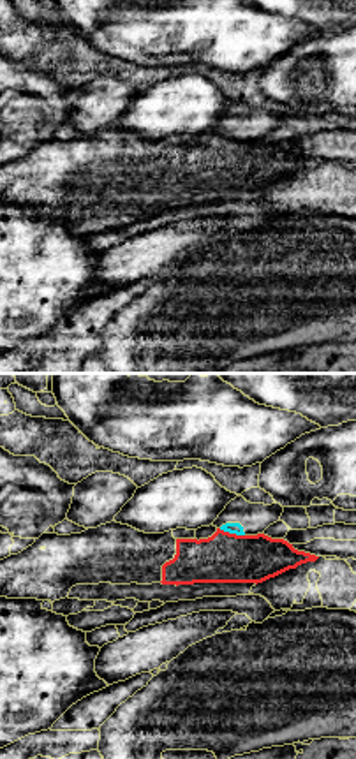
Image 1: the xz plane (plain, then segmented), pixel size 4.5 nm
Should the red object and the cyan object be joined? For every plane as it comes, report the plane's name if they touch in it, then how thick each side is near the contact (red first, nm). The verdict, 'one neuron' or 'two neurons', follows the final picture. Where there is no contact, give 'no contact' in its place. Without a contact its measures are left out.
xz | 220/50 nm

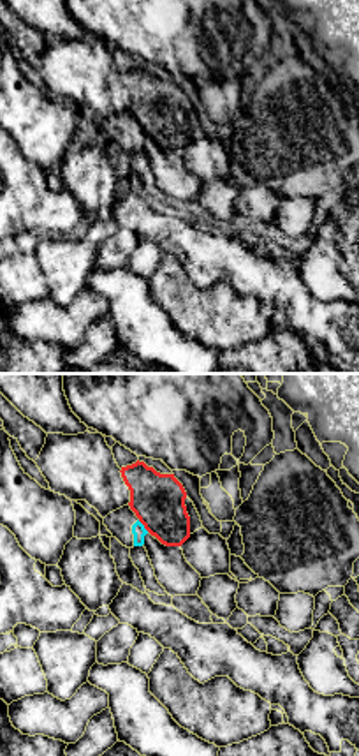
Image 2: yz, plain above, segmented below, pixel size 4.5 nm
yz | 240/60 nm

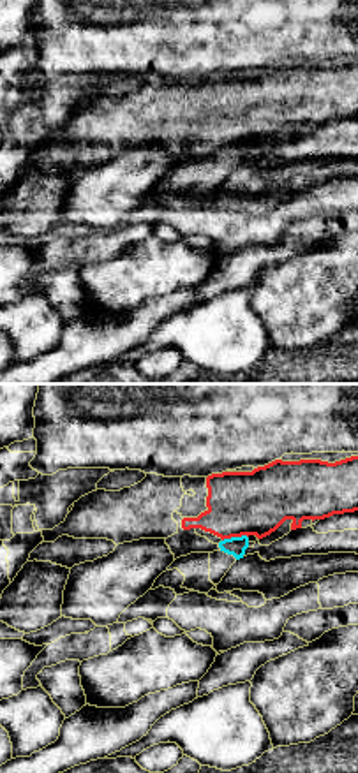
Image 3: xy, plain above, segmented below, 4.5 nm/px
xy | 300/90 nm

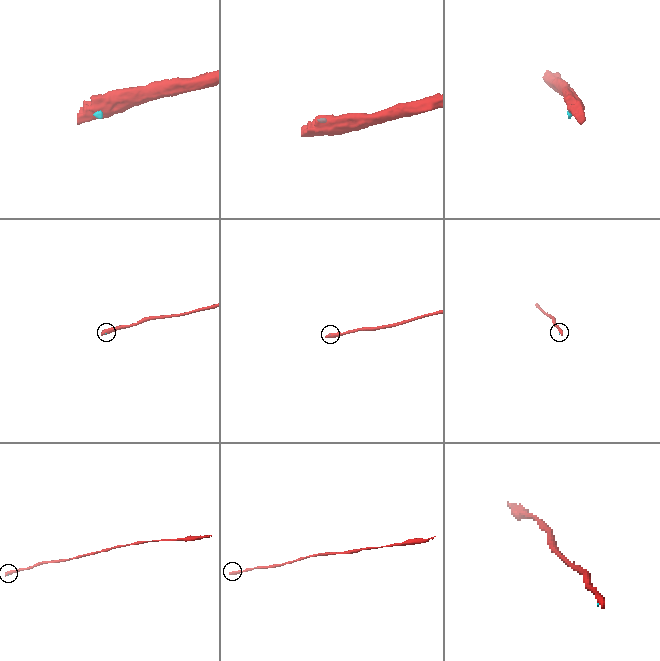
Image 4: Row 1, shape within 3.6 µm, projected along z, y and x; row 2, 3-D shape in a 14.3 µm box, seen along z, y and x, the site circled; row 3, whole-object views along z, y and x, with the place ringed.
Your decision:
two neurons

